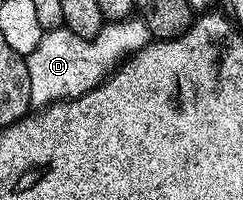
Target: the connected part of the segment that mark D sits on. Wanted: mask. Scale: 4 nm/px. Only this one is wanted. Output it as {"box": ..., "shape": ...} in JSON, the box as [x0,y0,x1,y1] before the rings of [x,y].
{"box":[25,16,151,108],"shape":[[[138,16],[106,21],[93,38],[75,36],[67,29],[46,30],[39,40],[39,48],[25,58],[27,76],[31,76],[30,107],[44,108],[83,96],[96,88],[115,70],[126,56],[141,50],[151,40],[147,24]]]}

